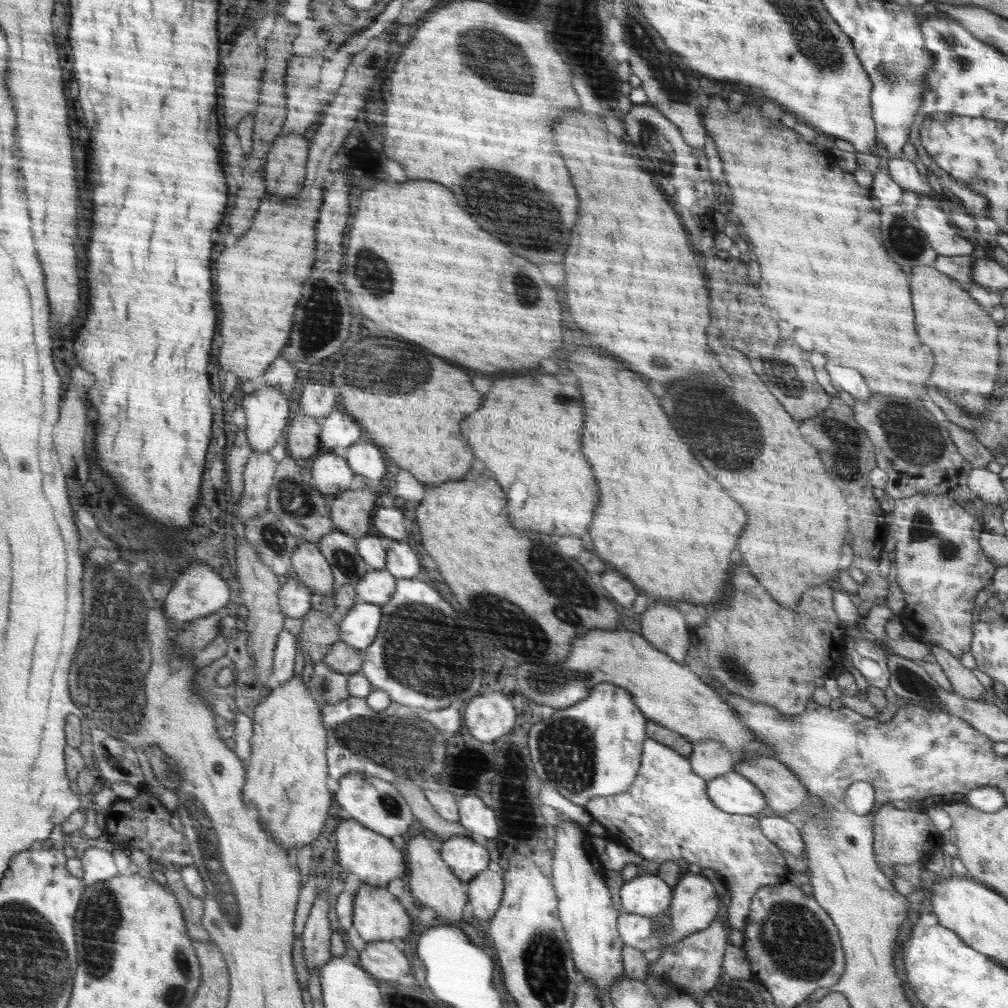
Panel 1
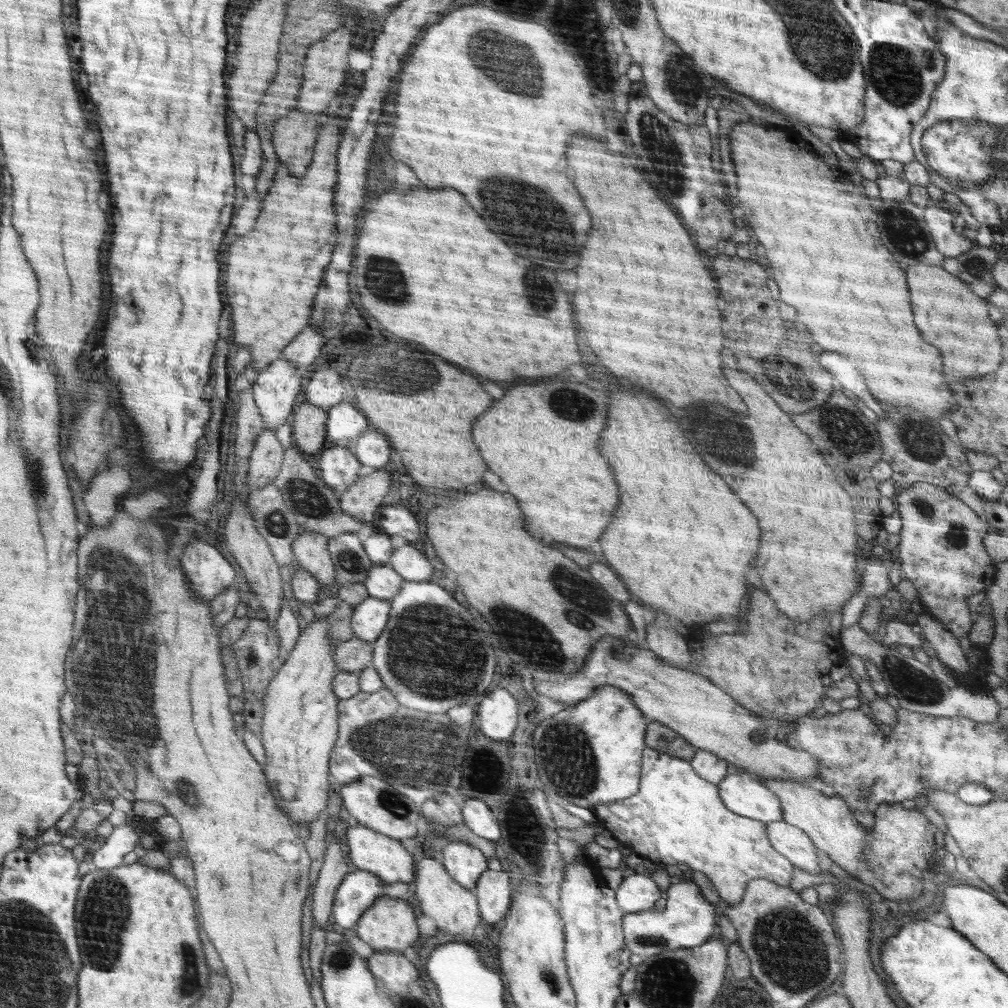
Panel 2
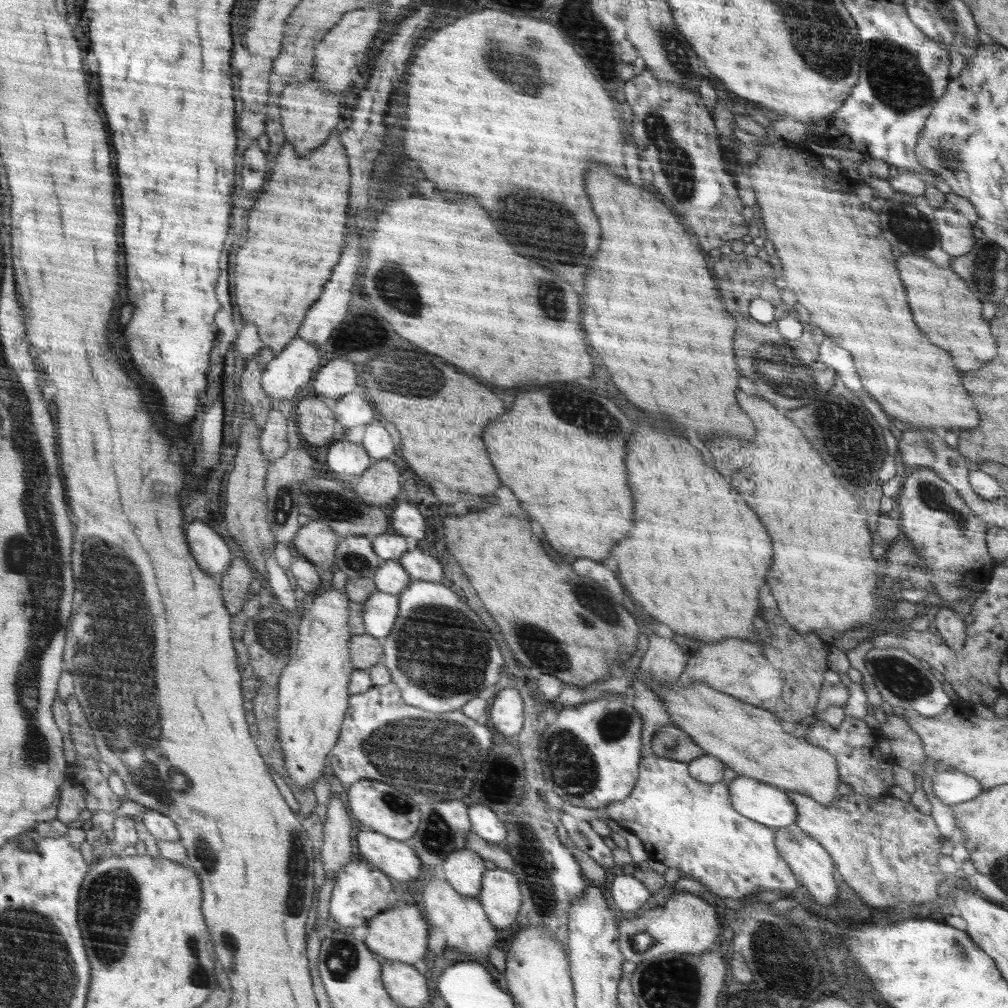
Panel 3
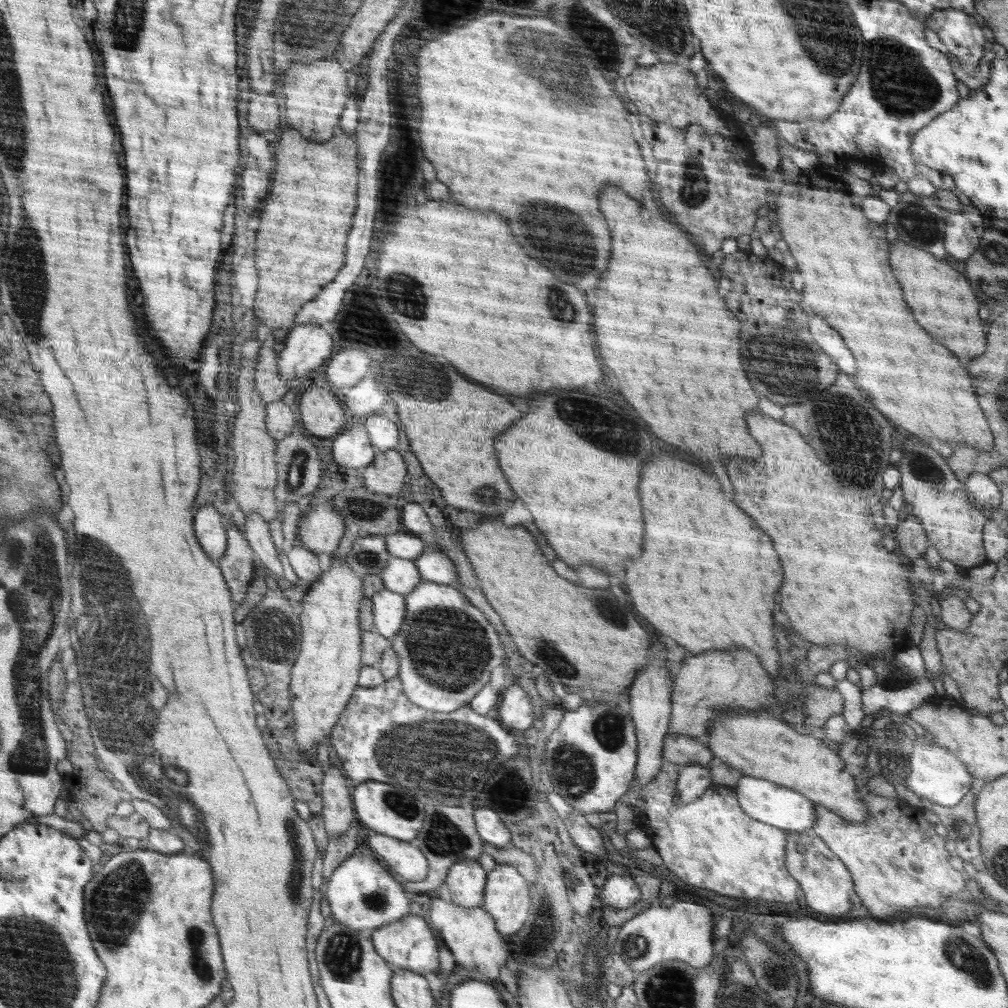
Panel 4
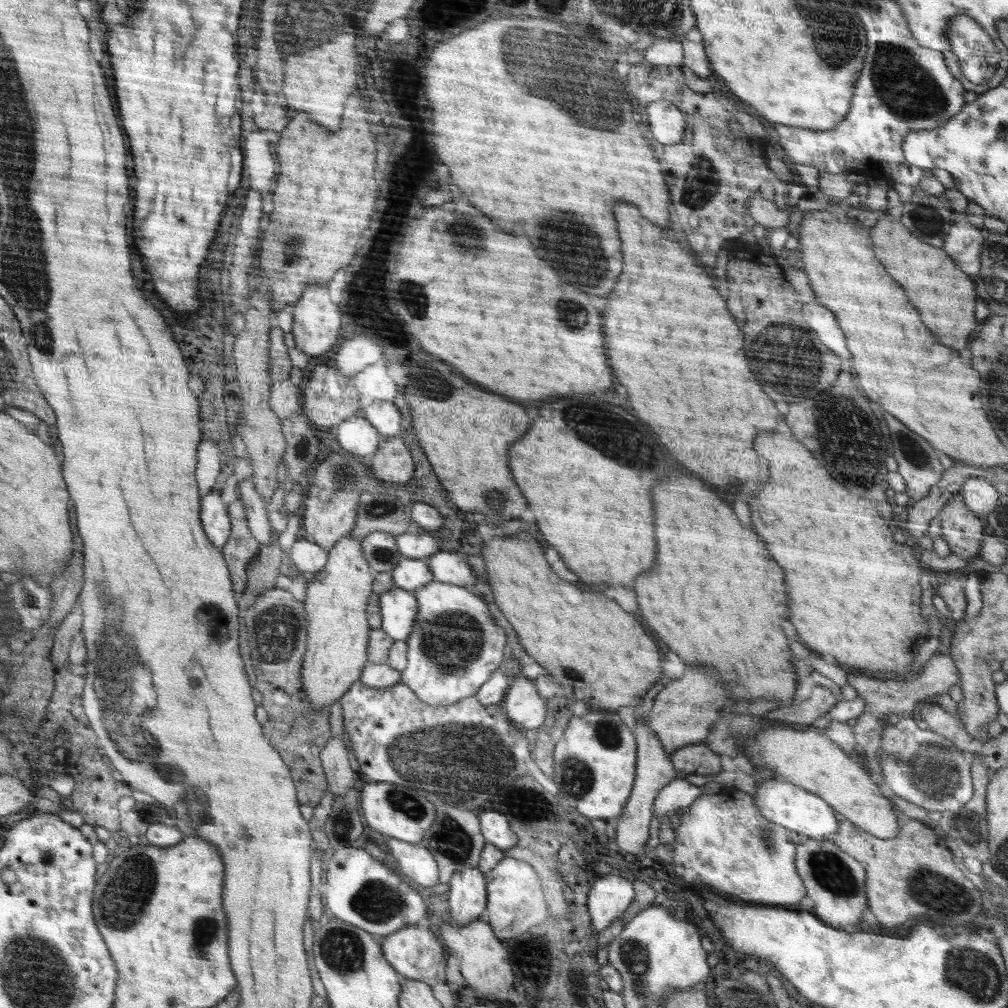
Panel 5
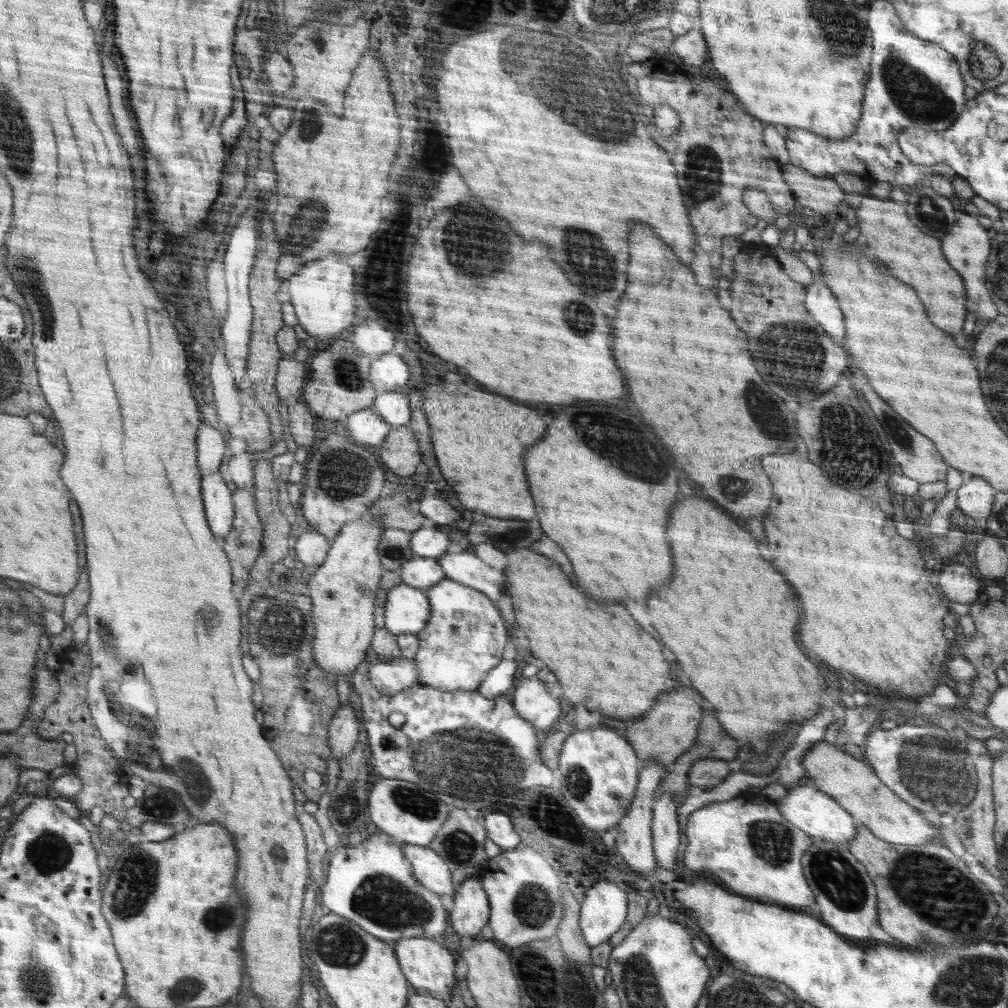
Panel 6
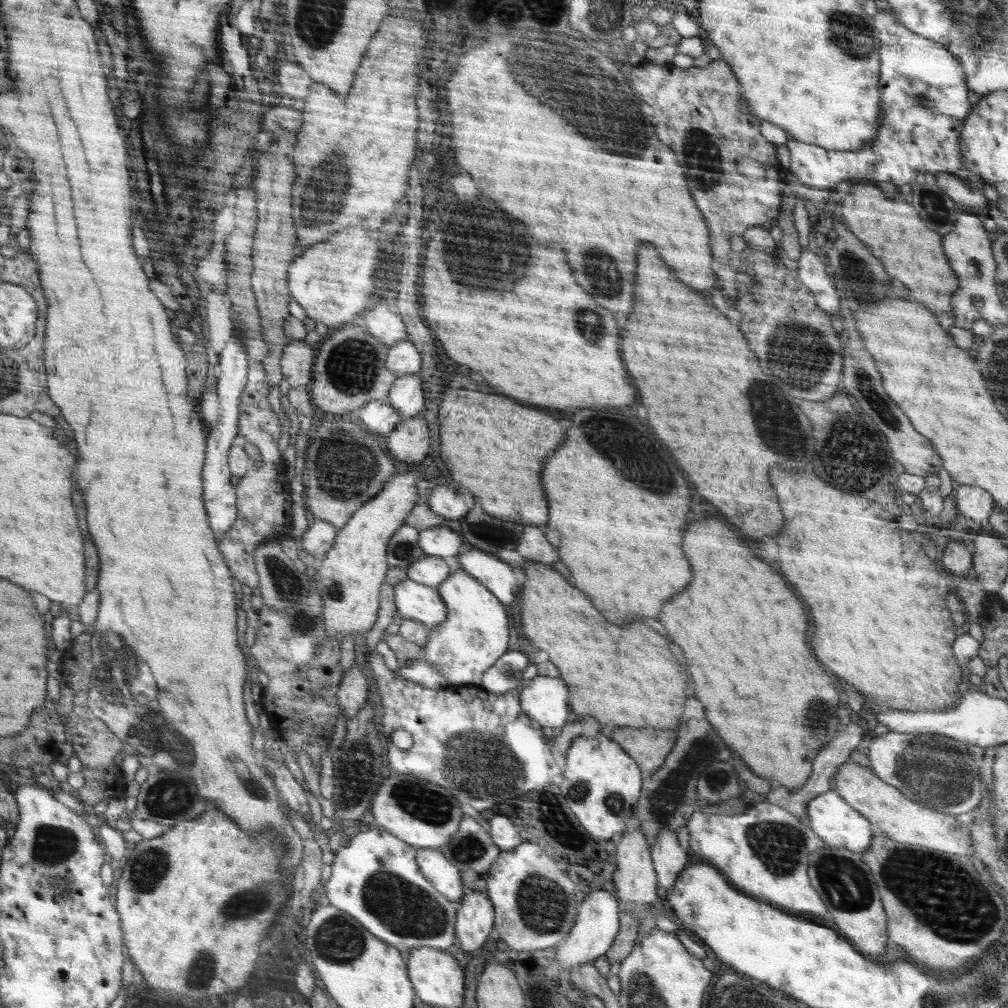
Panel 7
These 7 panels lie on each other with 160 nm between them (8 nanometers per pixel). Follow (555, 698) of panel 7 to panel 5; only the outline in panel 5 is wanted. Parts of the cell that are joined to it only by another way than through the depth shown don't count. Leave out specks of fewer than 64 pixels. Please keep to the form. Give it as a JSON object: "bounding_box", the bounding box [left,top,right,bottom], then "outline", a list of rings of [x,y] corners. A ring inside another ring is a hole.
{"bounding_box":[502,675,548,728],"outline":[[[523,675],[509,686],[502,705],[509,718],[524,728],[538,728],[548,712],[544,697],[536,692],[535,681]]]}

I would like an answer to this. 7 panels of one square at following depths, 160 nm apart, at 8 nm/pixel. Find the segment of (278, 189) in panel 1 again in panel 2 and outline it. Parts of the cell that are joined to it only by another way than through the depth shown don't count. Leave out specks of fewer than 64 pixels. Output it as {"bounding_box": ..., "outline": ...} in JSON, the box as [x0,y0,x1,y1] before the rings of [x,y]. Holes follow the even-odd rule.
{"bounding_box":[271,107,316,179],"outline":[[[294,107],[287,116],[275,122],[273,130],[271,141],[279,163],[286,165],[288,172],[293,172],[298,179],[306,175],[308,164],[313,162],[316,134],[304,134],[310,124],[314,124],[314,120]]]}

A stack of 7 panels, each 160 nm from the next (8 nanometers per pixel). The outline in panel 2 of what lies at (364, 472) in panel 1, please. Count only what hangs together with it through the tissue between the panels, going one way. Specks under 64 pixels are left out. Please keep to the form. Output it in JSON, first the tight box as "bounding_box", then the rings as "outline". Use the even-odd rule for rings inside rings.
{"bounding_box":[351,432,390,468],"outline":[[[363,432],[351,444],[354,452],[357,452],[357,458],[364,466],[382,468],[390,458],[390,444],[384,434],[380,432]]]}

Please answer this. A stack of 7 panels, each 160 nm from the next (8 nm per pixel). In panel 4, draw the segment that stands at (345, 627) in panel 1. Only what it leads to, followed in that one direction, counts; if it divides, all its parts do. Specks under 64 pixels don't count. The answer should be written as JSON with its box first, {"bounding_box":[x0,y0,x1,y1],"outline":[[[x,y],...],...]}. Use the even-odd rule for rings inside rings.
{"bounding_box":[371,589,405,640],"outline":[[[382,589],[371,596],[375,631],[390,640],[396,637],[405,622],[405,595]]]}

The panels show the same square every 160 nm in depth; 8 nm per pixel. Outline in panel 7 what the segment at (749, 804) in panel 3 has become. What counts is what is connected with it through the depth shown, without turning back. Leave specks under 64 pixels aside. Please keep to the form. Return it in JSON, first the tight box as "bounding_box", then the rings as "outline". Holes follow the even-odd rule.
{"bounding_box":[806,790,877,853],"outline":[[[830,790],[812,798],[806,805],[809,824],[814,834],[817,834],[826,845],[842,847],[857,853],[863,853],[869,848],[872,837],[877,833],[874,825],[868,822],[857,810],[854,810],[834,790]]]}

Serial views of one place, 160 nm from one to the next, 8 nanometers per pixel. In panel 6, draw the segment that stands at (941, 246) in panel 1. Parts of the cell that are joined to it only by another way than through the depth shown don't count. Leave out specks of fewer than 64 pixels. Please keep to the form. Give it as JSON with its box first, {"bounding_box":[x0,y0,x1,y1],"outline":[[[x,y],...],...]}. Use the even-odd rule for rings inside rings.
{"bounding_box":[942,214,999,322],"outline":[[[962,214],[962,218],[958,218],[954,226],[950,230],[948,236],[942,238],[942,250],[944,256],[948,260],[948,264],[956,272],[960,272],[960,276],[964,278],[966,284],[966,308],[970,314],[980,318],[982,322],[990,322],[996,315],[999,315],[996,305],[992,303],[990,295],[986,290],[986,269],[987,258],[990,254],[991,234],[986,232],[986,228],[982,227],[977,218],[969,214]]]}

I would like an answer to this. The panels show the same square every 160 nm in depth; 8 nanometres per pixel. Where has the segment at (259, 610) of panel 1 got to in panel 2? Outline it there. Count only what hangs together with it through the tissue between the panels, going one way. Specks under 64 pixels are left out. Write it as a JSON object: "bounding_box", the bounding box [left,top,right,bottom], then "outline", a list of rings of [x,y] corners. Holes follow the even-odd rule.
{"bounding_box":[225,495,284,627],"outline":[[[235,495],[235,500],[231,503],[232,512],[227,518],[225,526],[226,546],[236,558],[238,566],[242,568],[244,578],[251,588],[252,596],[260,601],[260,609],[266,612],[265,621],[275,627],[281,606],[284,604],[282,602],[282,578],[278,574],[278,565],[268,543],[257,532],[256,521],[250,513],[250,507],[246,500],[248,497],[238,499],[238,496]]]}

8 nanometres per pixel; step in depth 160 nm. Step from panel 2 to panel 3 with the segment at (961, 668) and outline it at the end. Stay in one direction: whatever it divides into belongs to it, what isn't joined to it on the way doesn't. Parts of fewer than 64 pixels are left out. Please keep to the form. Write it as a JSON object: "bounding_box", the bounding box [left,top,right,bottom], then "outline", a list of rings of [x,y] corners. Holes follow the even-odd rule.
{"bounding_box":[933,605,967,652],"outline":[[[949,605],[941,606],[935,614],[933,622],[937,633],[952,651],[958,652],[964,645],[967,626],[963,619],[963,615],[956,613]]]}

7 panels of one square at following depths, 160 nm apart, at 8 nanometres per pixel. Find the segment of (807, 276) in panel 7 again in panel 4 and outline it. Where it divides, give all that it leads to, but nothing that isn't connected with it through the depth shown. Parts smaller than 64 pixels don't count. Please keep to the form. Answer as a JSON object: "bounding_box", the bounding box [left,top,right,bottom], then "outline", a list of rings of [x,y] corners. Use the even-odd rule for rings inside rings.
{"bounding_box":[810,316,856,376],"outline":[[[814,316],[810,322],[810,332],[816,340],[816,344],[826,352],[830,354],[830,358],[836,362],[836,366],[846,372],[848,376],[854,376],[856,374],[856,364],[854,364],[854,356],[852,352],[846,348],[842,336],[832,330],[820,316]]]}

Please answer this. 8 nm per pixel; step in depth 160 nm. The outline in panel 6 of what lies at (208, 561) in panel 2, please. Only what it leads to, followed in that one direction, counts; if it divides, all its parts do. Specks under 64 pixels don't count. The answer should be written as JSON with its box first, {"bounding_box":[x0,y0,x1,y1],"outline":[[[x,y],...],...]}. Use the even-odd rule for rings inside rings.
{"bounding_box":[202,463,235,540],"outline":[[[221,463],[214,474],[202,477],[202,494],[205,495],[206,514],[209,517],[211,530],[220,540],[231,531],[235,515],[233,507],[233,487],[226,484],[220,472],[226,468]]]}

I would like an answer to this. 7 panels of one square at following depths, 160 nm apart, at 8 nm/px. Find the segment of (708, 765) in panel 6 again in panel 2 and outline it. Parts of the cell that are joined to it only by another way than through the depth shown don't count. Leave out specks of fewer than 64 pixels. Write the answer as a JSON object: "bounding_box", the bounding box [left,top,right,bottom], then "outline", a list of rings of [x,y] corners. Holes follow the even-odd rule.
{"bounding_box":[645,721,697,761],"outline":[[[655,721],[649,722],[647,725],[645,746],[687,761],[697,751],[697,748],[692,746],[683,736],[680,736],[679,732]]]}

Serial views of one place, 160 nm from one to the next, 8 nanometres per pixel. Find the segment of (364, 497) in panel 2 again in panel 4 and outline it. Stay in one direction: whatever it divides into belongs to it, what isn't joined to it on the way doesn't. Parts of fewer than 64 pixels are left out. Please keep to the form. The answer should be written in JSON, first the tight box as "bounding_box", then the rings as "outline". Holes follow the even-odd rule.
{"bounding_box":[361,449,406,494],"outline":[[[396,449],[376,451],[370,466],[361,469],[364,487],[378,494],[394,494],[406,476],[406,464]]]}

